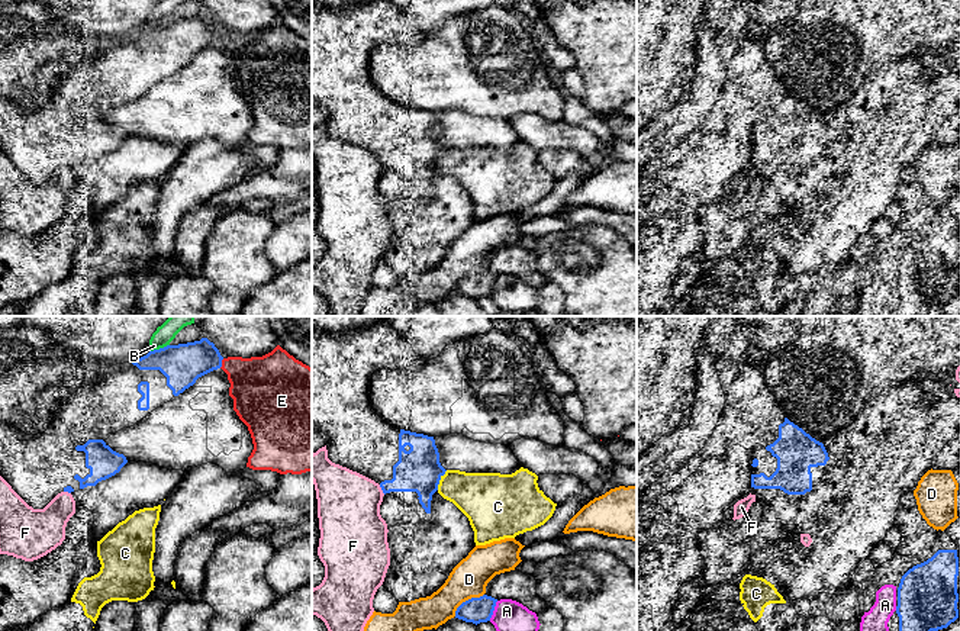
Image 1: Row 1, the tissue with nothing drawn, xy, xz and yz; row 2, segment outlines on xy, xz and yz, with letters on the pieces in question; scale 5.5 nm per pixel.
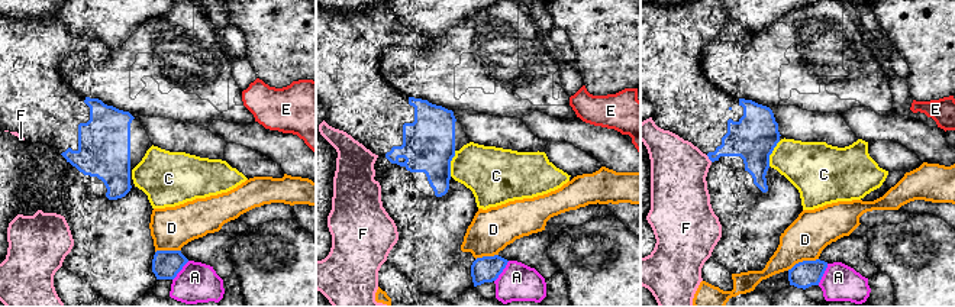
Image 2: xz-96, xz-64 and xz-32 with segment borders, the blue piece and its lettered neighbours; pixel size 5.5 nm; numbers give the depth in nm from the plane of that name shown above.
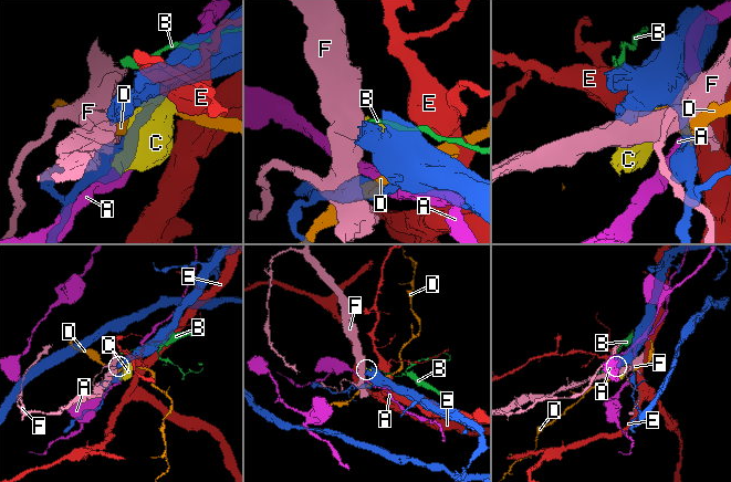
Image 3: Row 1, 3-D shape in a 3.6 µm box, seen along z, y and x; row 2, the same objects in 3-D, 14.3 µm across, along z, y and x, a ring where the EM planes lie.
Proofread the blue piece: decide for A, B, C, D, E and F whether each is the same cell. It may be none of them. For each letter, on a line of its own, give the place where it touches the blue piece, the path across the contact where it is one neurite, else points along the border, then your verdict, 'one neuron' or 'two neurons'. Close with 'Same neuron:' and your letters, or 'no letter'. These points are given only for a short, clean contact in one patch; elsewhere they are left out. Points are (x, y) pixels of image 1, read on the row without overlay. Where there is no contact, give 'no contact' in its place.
A: xz (493, 285) | two neurons
B: xy (160, 23) | along xy (168, 19), (151, 26) | two neurons
C: xz (440, 154) | two neurons
D: xz (466, 276) | two neurons
E: xy (221, 38) | two neurons
F: xz (382, 164) | two neurons
Same neuron: no letter

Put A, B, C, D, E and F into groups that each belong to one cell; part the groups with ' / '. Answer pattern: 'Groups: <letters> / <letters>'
Groups: A / B / C / D / E / F

